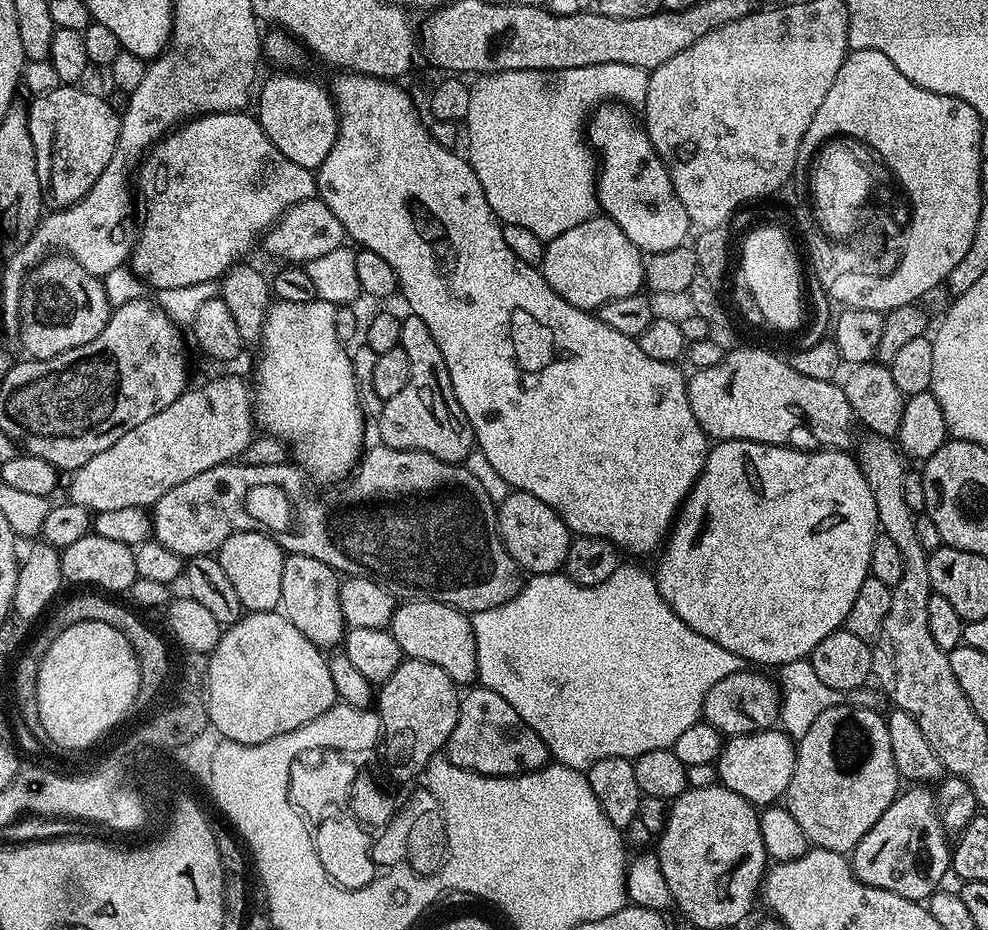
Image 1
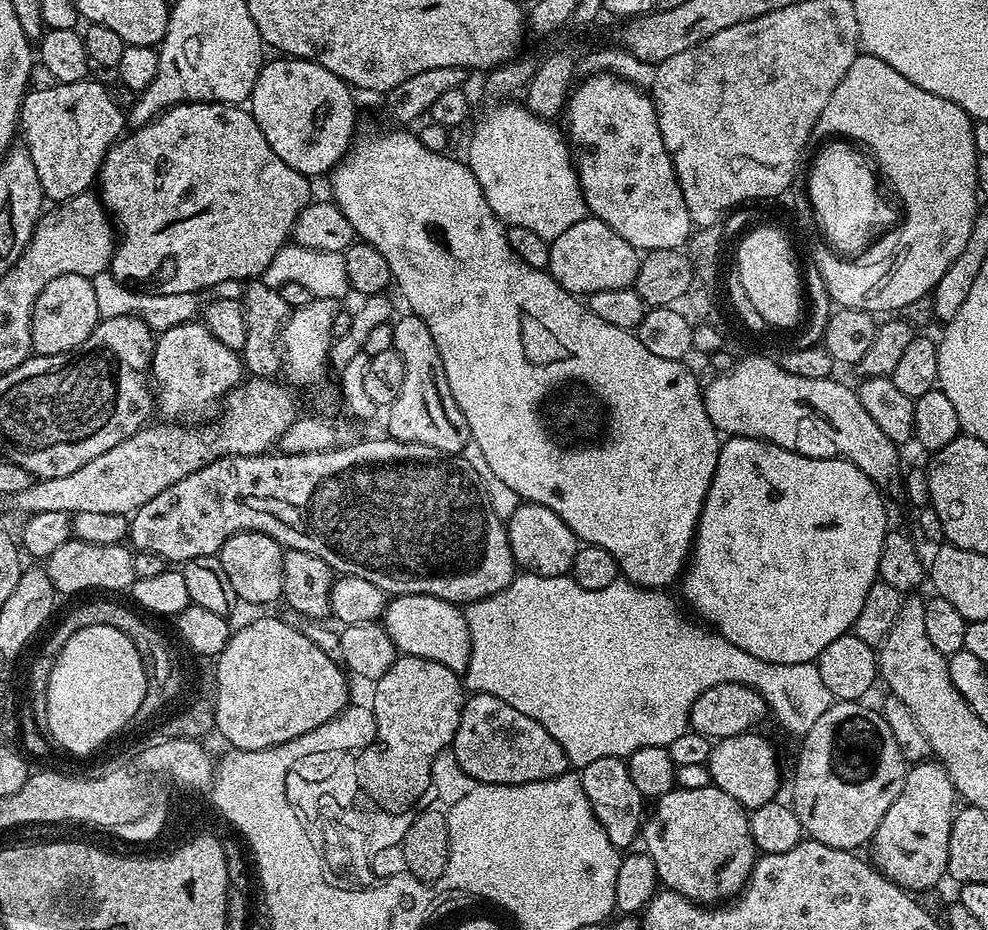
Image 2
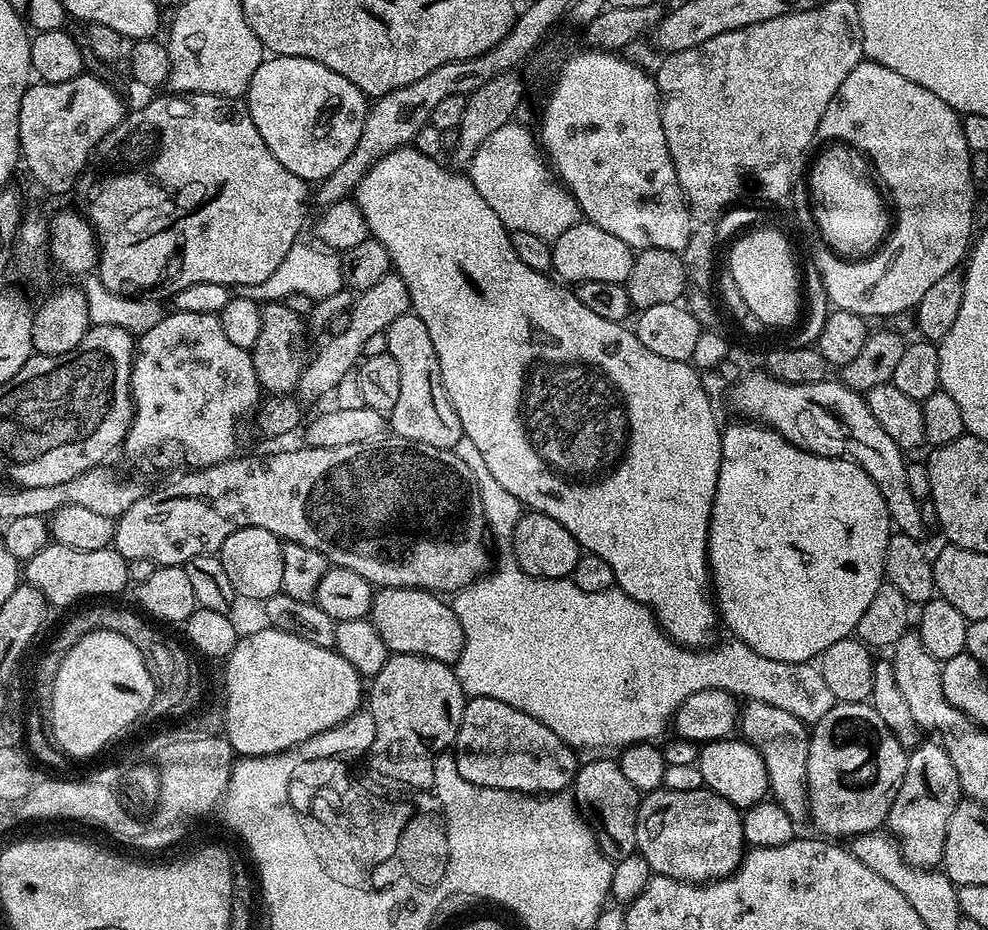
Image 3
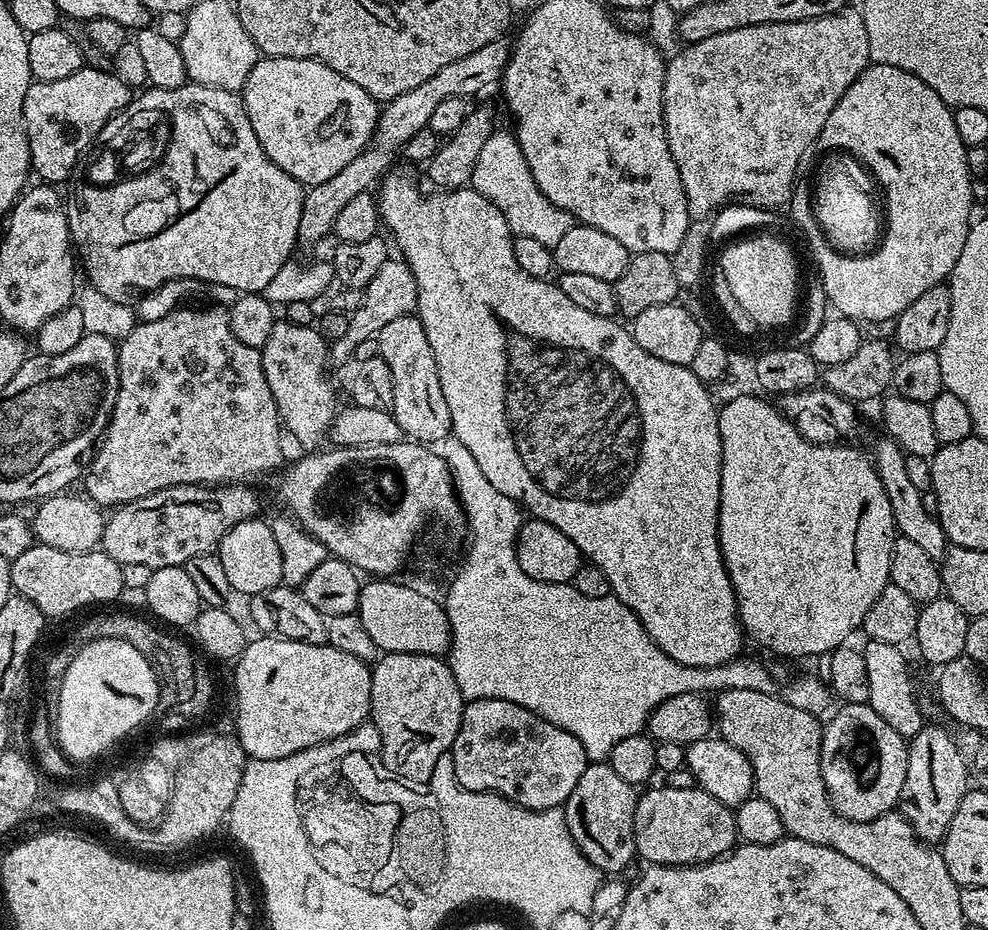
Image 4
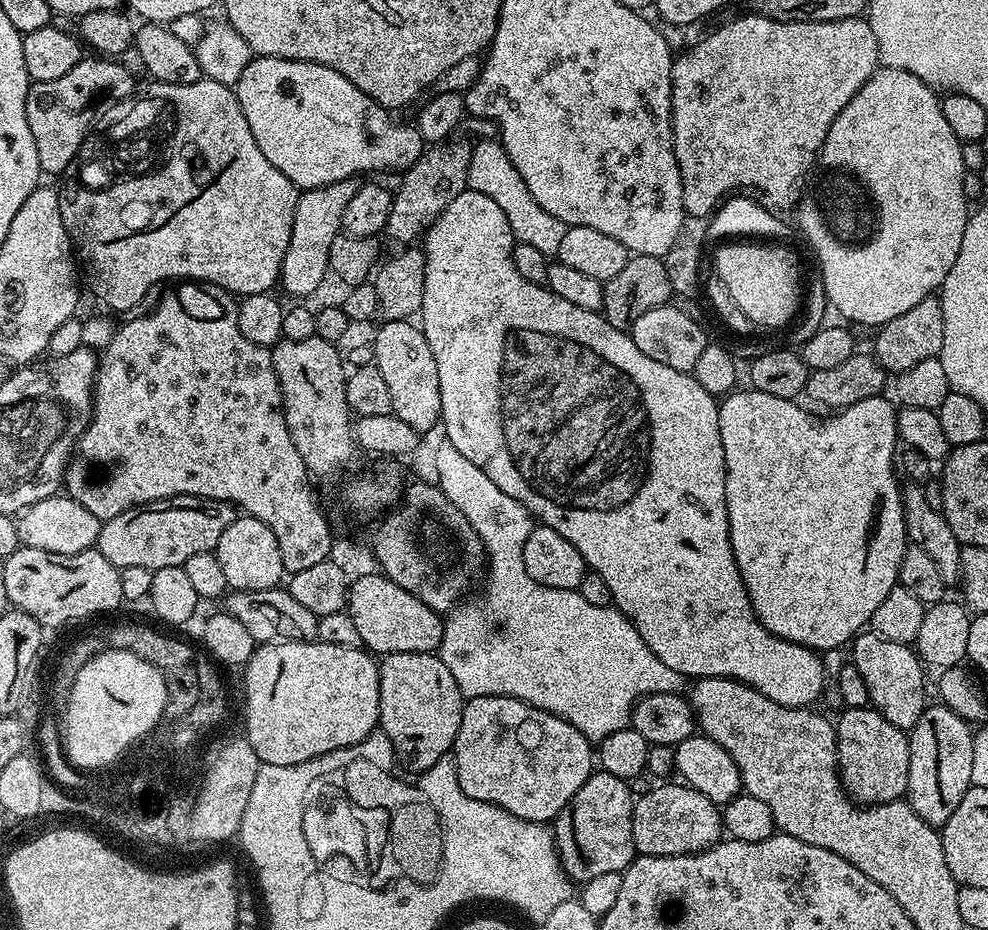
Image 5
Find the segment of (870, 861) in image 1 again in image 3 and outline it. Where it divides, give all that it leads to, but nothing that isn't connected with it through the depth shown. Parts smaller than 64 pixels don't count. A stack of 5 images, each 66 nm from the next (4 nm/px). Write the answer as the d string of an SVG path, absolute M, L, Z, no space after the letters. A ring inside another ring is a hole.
M921 742L917 748L908 752L906 774L902 778L902 786L898 786L898 794L894 798L894 806L890 806L886 828L891 835L900 841L904 856L915 868L935 869L943 861L946 846L946 826L950 826L950 814L959 806L962 799L958 770L954 770L954 762L950 762L950 754L939 742Z

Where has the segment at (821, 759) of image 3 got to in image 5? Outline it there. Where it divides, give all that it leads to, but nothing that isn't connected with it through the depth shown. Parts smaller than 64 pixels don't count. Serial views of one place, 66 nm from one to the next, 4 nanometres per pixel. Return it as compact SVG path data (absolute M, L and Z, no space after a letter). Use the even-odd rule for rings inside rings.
M844 708L836 726L836 766L840 769L840 783L857 805L885 804L901 799L908 791L910 774L910 746L905 729L890 726L875 708Z

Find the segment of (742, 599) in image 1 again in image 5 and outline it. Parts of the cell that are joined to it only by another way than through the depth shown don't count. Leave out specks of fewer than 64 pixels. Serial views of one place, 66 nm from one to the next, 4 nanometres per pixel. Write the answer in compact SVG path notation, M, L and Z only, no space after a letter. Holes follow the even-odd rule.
M751 386L745 387L743 390L733 390L719 401L720 413L718 414L718 426L722 434L722 450L724 451L724 461L726 462L726 510L728 511L730 542L734 550L734 558L738 562L738 570L742 574L742 582L750 594L750 602L754 606L754 614L760 619L762 626L766 626L766 630L770 634L774 634L778 638L789 640L795 644L801 644L821 654L827 654L831 648L840 648L844 643L845 647L849 641L859 636L861 632L869 627L874 610L878 610L878 605L886 599L886 594L890 594L890 590L897 587L900 579L900 567L902 566L902 554L910 546L906 522L904 521L904 507L902 506L902 484L901 481L896 481L896 476L898 477L898 448L896 452L896 444L898 445L898 437L896 435L896 413L898 408L891 399L888 401L886 397L887 395L881 394L874 398L865 398L862 402L854 402L854 406L839 409L838 414L828 414L825 420L819 420L818 417L811 416L811 414L800 405L800 402L796 400L774 398L774 394L762 394L758 389Z

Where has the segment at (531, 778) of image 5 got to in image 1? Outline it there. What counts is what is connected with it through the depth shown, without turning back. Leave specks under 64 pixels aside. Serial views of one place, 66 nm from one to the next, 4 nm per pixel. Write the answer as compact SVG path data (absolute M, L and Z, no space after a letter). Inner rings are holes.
M479 686L469 687L461 695L458 722L454 722L446 755L454 766L483 776L520 776L543 768L550 760L546 742L518 718L518 710L514 710L502 694Z

